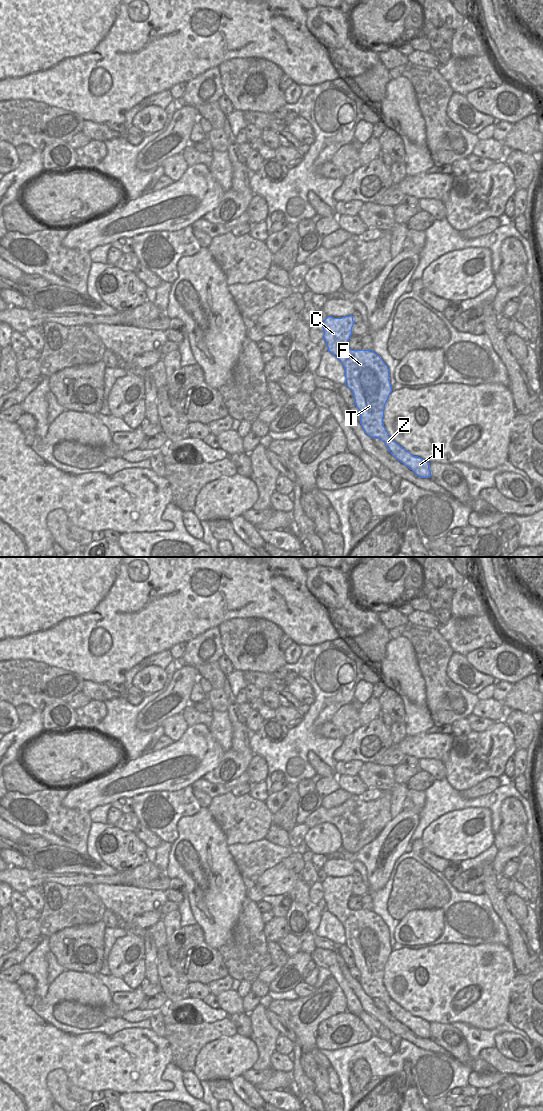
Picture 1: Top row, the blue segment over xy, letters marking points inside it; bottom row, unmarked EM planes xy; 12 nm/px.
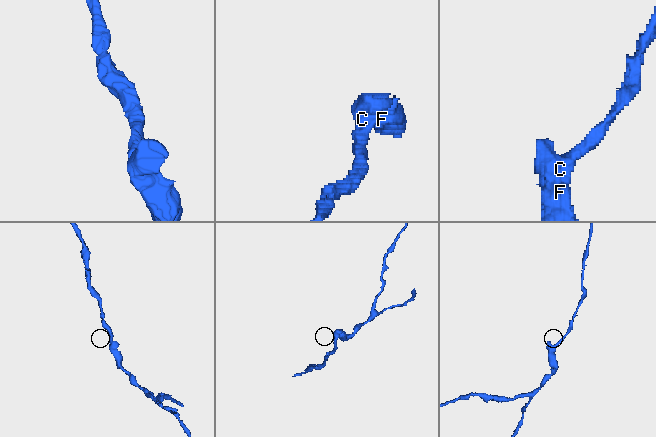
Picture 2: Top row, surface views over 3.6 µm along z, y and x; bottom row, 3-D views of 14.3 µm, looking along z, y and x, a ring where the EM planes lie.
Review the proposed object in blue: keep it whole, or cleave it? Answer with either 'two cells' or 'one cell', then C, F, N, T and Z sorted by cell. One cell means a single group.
one cell; groups C F N T Z

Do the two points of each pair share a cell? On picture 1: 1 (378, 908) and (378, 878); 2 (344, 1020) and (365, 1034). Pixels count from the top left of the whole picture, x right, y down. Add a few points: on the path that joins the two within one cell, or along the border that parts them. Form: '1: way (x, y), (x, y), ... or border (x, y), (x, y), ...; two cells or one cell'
1: border (391, 870), (387, 882), (381, 888), (370, 892); two cells
2: way (349, 1023), (360, 1033); one cell

